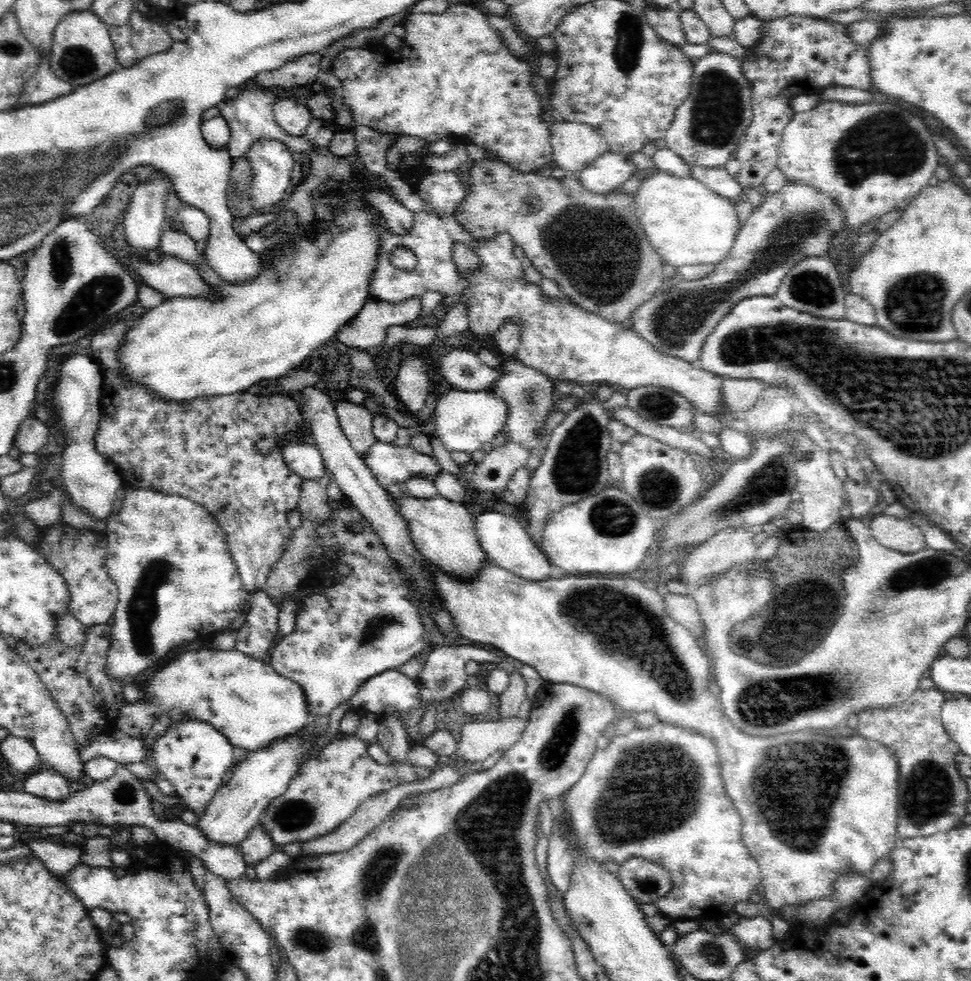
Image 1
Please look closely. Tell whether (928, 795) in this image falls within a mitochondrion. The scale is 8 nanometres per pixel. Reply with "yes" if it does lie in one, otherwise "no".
yes

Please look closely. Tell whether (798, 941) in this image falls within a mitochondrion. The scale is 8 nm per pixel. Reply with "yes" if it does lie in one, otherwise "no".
no

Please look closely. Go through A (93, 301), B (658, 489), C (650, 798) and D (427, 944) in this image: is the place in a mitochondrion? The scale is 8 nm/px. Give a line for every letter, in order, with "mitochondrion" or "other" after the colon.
A: mitochondrion
B: mitochondrion
C: mitochondrion
D: mitochondrion

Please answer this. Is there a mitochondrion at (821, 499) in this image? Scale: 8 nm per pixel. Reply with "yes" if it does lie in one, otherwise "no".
no

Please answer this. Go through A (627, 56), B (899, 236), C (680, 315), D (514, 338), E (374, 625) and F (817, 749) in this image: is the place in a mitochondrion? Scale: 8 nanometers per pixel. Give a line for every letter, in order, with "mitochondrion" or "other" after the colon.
A: mitochondrion
B: other
C: mitochondrion
D: other
E: mitochondrion
F: other

